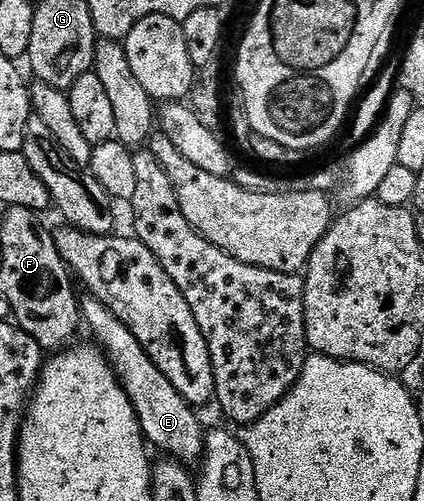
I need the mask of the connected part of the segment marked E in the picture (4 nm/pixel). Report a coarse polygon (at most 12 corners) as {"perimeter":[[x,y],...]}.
{"perimeter":[[100,300],[81,317],[155,451],[205,452],[195,407]]}

